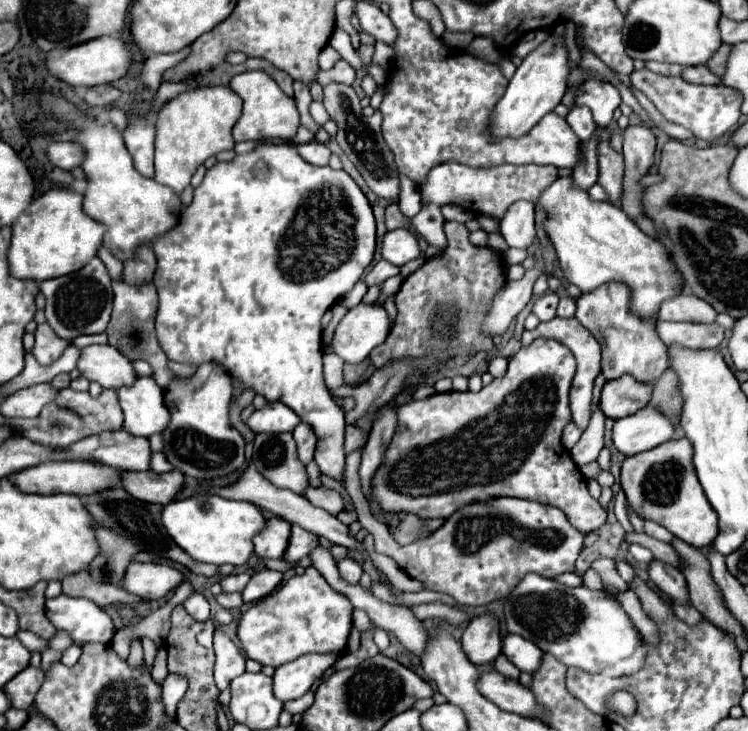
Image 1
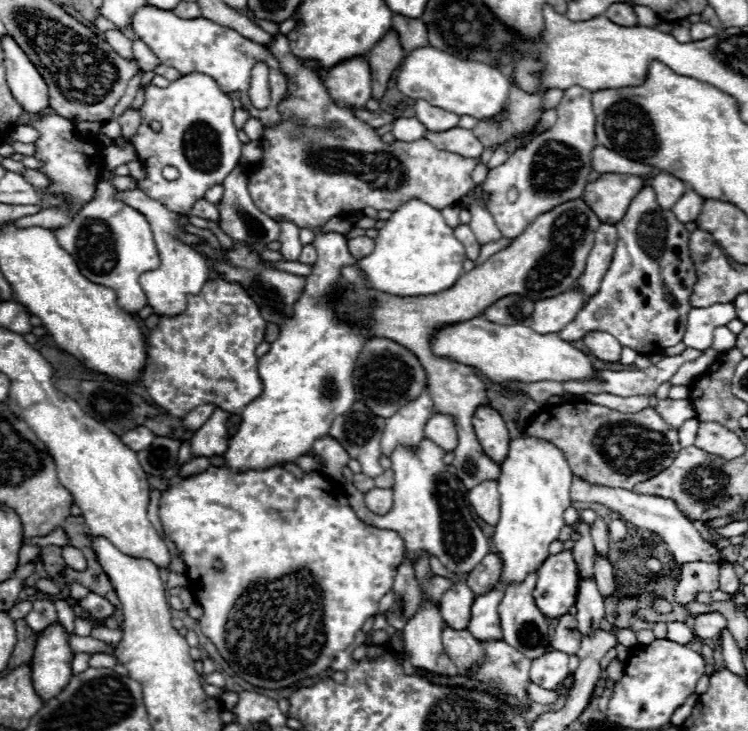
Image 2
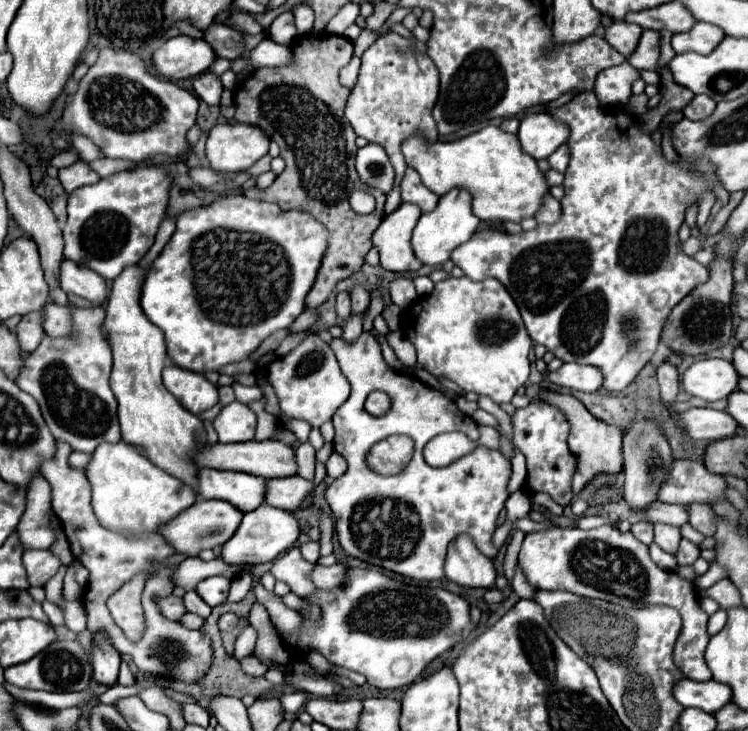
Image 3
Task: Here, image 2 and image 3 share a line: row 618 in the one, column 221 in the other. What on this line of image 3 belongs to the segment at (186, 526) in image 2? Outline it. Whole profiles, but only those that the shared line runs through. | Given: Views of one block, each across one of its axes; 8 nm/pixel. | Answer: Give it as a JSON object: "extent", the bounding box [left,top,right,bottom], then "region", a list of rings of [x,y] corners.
{"extent":[140,196,328,372],"region":[[[246,196],[220,198],[220,200],[216,200],[216,202],[208,204],[208,206],[186,210],[186,212],[182,212],[178,216],[176,230],[174,230],[170,242],[164,246],[164,250],[158,254],[158,258],[152,262],[152,268],[146,274],[146,280],[142,284],[142,294],[140,294],[140,306],[142,306],[144,314],[148,316],[148,320],[152,324],[156,324],[164,332],[168,354],[170,354],[170,358],[172,358],[172,362],[176,366],[182,366],[182,368],[192,370],[192,372],[218,370],[224,364],[230,364],[230,362],[238,362],[238,360],[248,358],[248,354],[252,354],[266,336],[270,336],[272,332],[276,332],[280,328],[288,328],[304,312],[304,298],[306,298],[308,290],[312,288],[312,282],[316,278],[320,260],[322,260],[324,252],[326,252],[326,246],[328,246],[326,228],[320,226],[320,222],[316,222],[306,212],[300,212],[300,210],[288,210],[288,212],[284,212],[276,204],[250,200]]]}

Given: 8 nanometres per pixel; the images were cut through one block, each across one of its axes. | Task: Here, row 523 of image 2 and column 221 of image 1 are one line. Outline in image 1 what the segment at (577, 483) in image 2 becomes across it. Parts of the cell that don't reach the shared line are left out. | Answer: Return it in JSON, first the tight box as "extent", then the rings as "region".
{"extent":[214,630,244,690],"region":[[[222,630],[214,632],[214,650],[216,650],[214,680],[216,686],[224,690],[236,676],[244,674],[244,654]]]}

